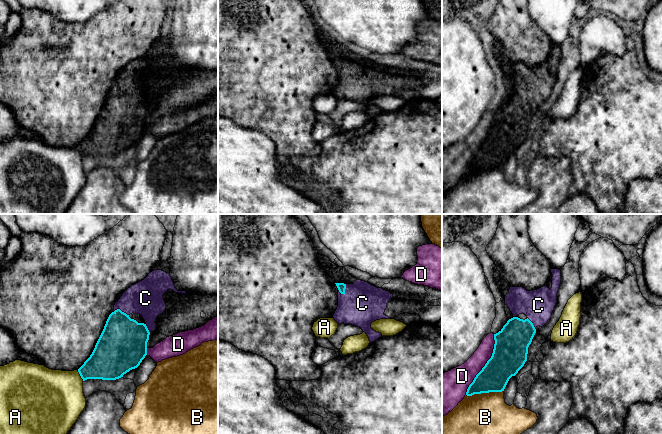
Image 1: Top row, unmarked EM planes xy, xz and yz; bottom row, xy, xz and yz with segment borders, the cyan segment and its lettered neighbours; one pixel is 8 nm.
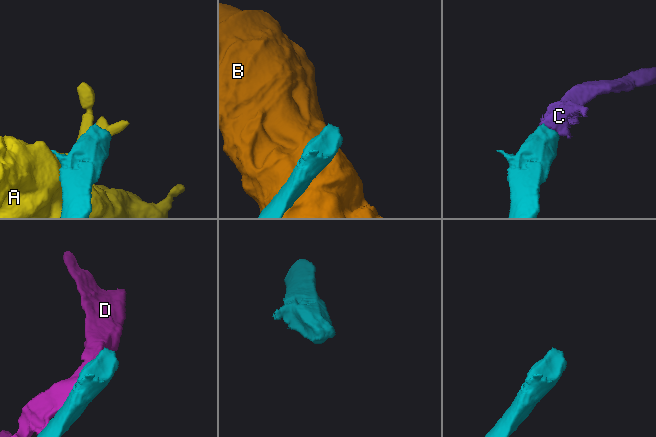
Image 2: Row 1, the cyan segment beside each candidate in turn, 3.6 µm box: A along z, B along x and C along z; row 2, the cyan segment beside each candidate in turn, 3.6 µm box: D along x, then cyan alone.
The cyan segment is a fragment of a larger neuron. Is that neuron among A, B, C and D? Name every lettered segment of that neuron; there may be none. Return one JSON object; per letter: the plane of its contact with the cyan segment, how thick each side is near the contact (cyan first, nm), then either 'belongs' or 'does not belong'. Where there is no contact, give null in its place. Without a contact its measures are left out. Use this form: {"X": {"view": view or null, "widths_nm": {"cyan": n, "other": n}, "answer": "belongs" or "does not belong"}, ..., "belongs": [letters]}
{"A": {"view": "xy", "widths_nm": {"cyan": 280, "other": 420}, "answer": "does not belong"}, "B": {"view": "yz", "widths_nm": {"cyan": 240, "other": 480}, "answer": "does not belong"}, "C": {"view": "xz", "widths_nm": {"cyan": 70, "other": 320}, "answer": "belongs"}, "D": {"view": "yz", "widths_nm": {"cyan": 280, "other": 200}, "answer": "does not belong"}, "belongs": ["C"]}

